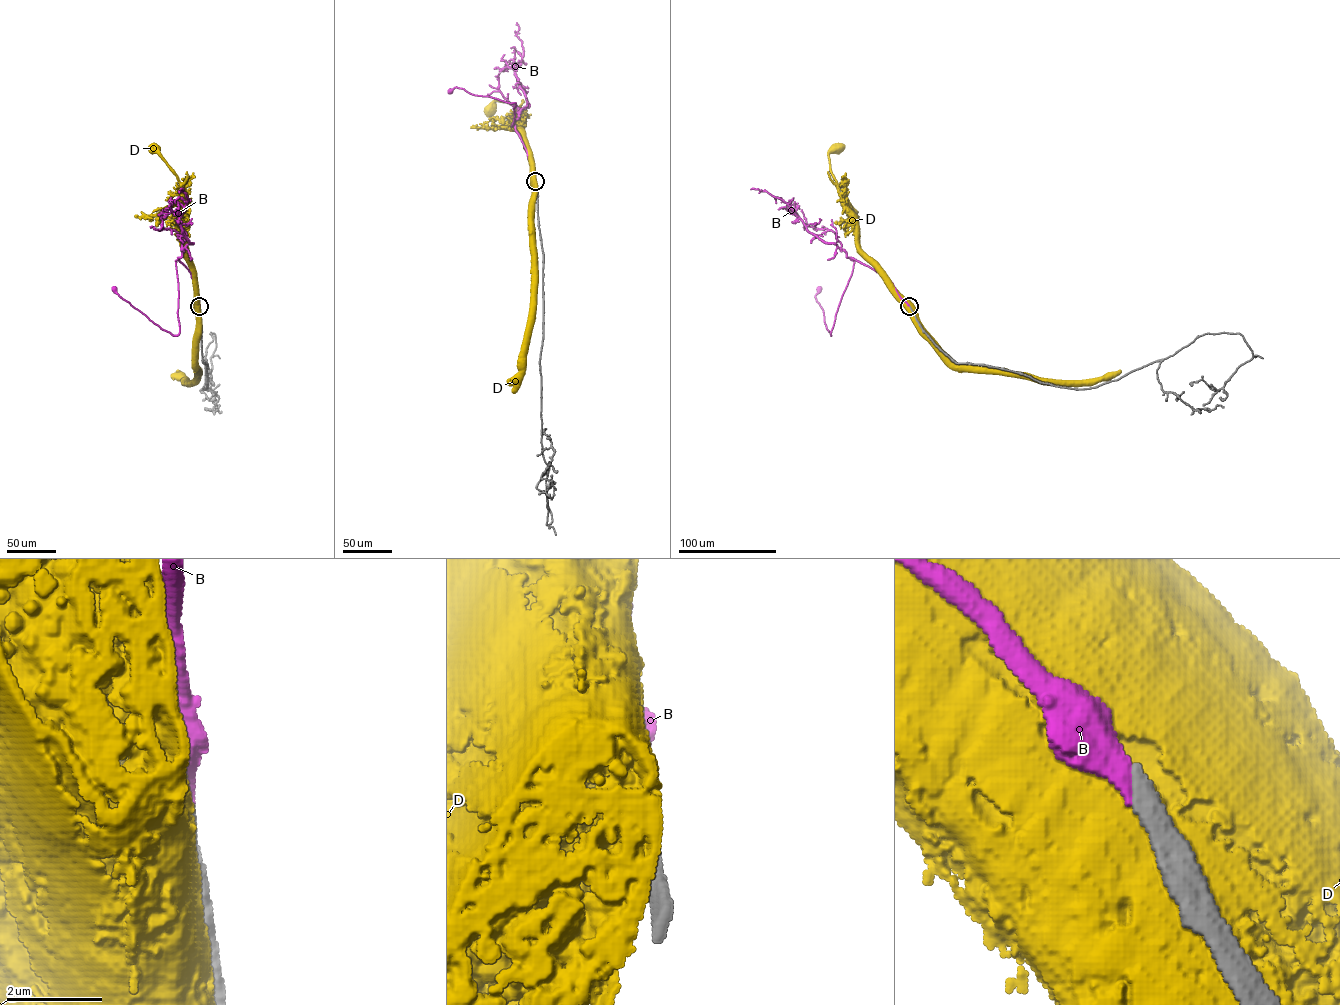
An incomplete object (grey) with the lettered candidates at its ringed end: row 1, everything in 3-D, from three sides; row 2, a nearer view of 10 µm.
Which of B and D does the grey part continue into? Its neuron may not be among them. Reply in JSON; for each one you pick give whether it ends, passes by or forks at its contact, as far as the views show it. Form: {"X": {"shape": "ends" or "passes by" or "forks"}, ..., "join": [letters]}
{"B": {"shape": "ends"}, "join": ["B"]}

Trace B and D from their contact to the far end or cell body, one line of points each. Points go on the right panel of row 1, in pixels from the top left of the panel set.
B: (909, 306), (889, 280), (850, 257), (854, 262), (852, 274), (831, 335), (815, 297), (820, 289)
D: (910, 307), (886, 274), (860, 248), (857, 238)

